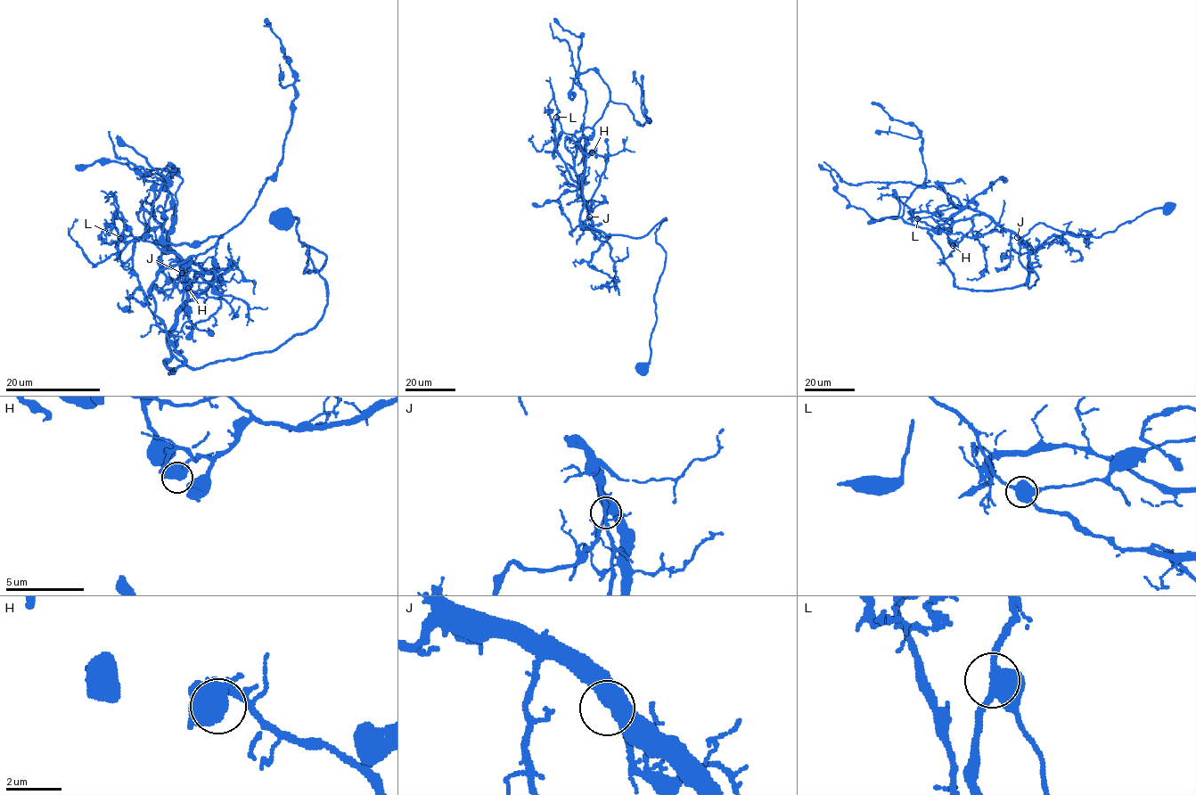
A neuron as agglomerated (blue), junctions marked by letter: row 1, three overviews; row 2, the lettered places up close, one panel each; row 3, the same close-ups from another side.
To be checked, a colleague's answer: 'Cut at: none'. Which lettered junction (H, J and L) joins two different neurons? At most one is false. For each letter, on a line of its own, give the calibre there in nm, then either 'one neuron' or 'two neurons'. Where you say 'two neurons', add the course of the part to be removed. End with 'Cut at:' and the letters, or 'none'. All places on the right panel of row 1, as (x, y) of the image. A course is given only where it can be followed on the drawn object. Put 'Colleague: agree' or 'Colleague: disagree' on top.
Colleague: agree
H: calibre 480 nm; one neuron
J: calibre 420 nm; one neuron
L: calibre 460 nm; one neuron
Cut at: none

